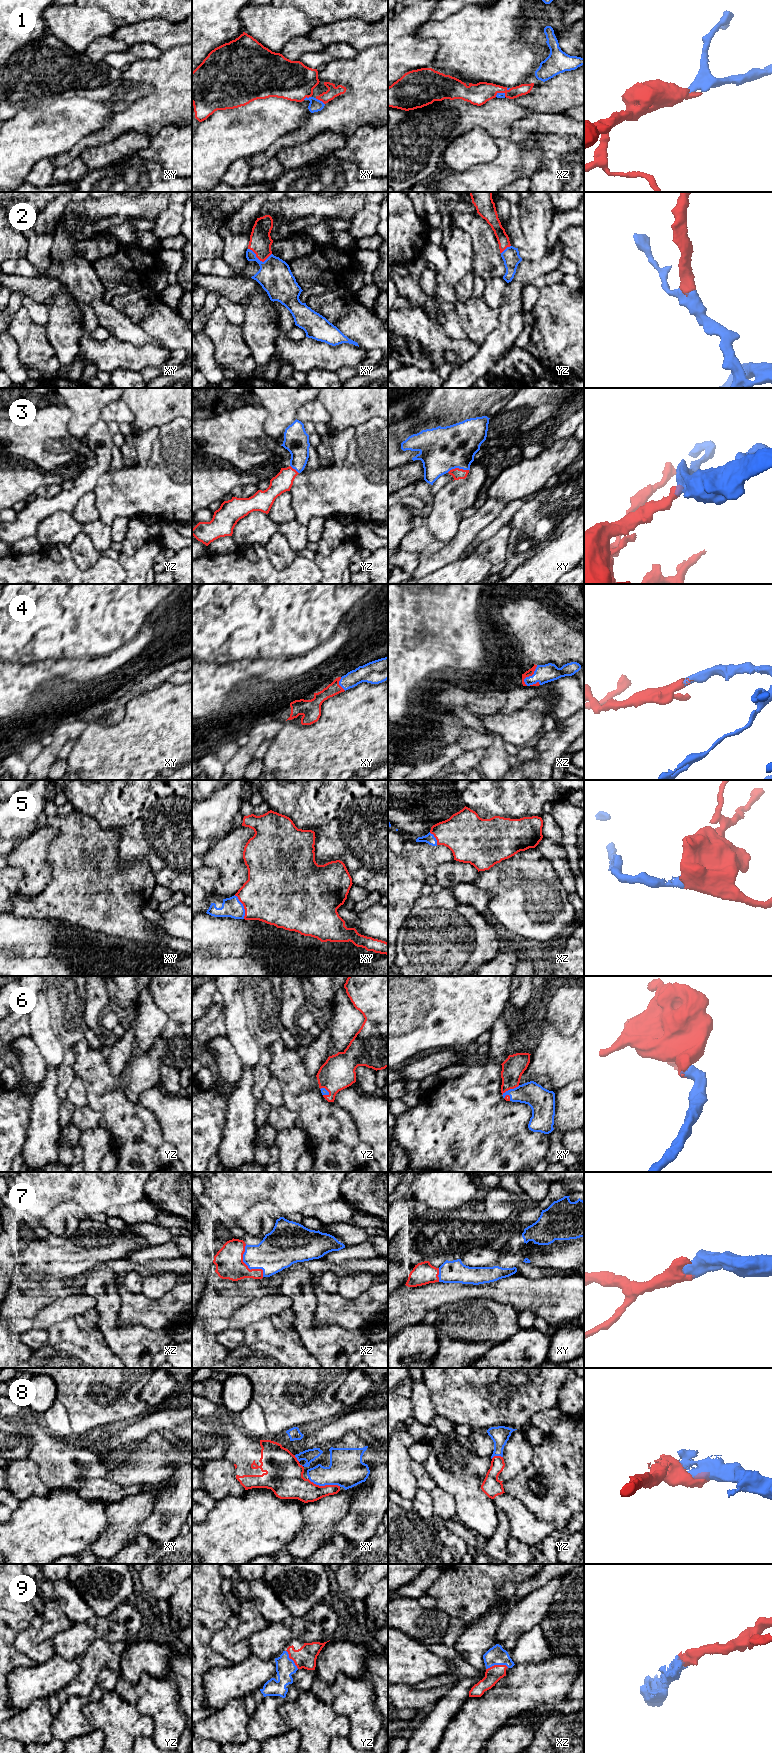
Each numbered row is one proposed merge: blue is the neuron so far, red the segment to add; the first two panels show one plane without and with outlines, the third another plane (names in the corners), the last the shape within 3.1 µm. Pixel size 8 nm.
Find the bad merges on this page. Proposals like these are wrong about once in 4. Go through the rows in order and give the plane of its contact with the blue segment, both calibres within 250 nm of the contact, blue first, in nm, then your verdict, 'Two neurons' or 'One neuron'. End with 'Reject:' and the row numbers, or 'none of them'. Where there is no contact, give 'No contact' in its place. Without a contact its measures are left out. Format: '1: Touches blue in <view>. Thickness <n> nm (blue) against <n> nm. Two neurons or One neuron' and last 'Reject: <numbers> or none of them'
1: Touches blue in xy. Thickness 110 nm (blue) against 90 nm. One neuron
2: Touches blue in xy. Thickness 260 nm (blue) against 180 nm. One neuron
3: Touches blue in xy. Thickness 360 nm (blue) against 90 nm. One neuron
4: Touches blue in xz. Thickness 150 nm (blue) against 60 nm. One neuron
5: Touches blue in xy. Thickness 160 nm (blue) against 460 nm. One neuron
6: Touches blue in xy. Thickness 190 nm (blue) against 180 nm. One neuron
7: Touches blue in xz. Thickness 300 nm (blue) against 220 nm. One neuron
8: Touches blue in xy. Thickness 280 nm (blue) against 220 nm. Two neurons
9: Touches blue in xz. Thickness 150 nm (blue) against 130 nm. One neuron
Reject: 8

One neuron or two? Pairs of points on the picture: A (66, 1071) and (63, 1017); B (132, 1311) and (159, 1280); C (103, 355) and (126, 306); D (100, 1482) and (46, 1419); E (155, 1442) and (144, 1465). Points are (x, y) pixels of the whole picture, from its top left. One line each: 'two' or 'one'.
A: one
B: two
C: two
D: two
E: one

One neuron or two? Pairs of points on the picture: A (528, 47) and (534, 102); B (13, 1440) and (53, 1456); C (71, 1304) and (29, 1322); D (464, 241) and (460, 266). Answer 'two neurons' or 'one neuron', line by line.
A: two neurons
B: two neurons
C: one neuron
D: one neuron

